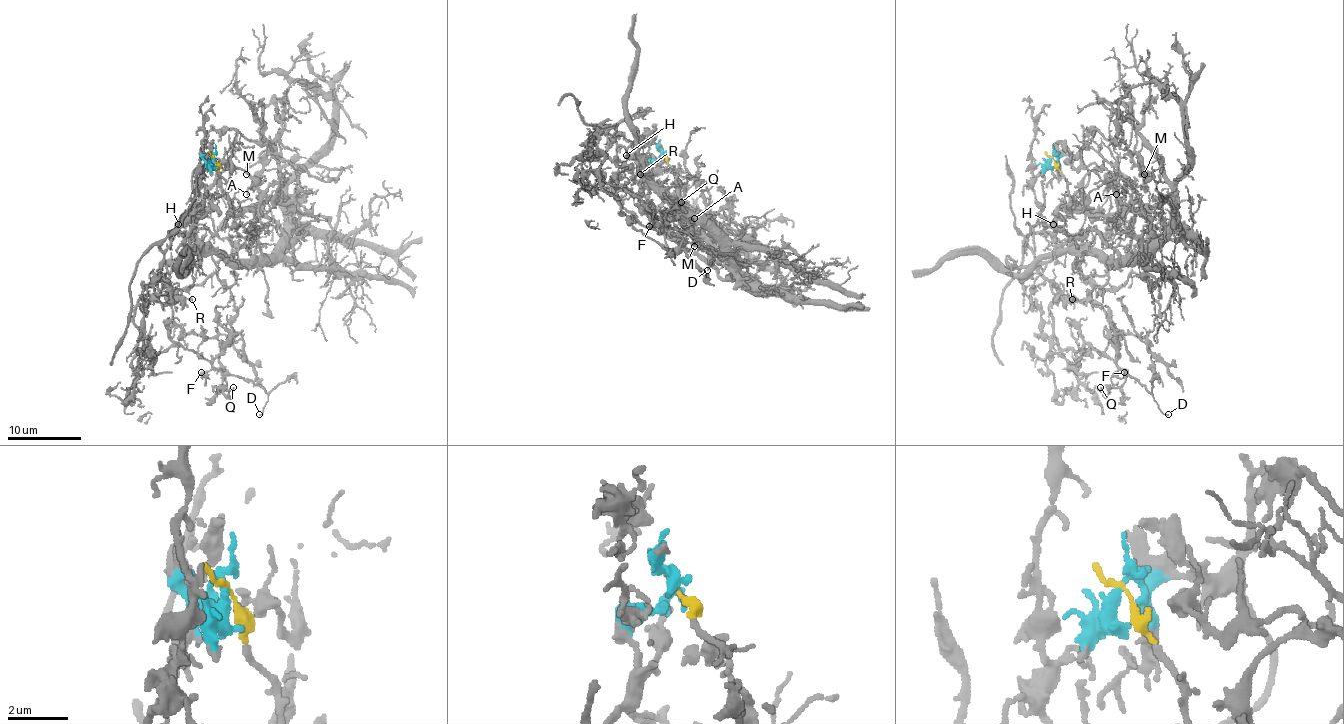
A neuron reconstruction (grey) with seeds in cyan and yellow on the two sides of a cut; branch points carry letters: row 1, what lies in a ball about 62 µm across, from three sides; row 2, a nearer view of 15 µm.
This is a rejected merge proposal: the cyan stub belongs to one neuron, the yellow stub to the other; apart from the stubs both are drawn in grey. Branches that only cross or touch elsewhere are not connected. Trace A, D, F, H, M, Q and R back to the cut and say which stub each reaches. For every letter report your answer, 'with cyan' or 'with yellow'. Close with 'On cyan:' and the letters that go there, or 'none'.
A: with cyan
D: with cyan
F: with cyan
H: with cyan
M: with cyan
Q: with cyan
R: with cyan
On cyan: A, D, F, H, M, Q, R

